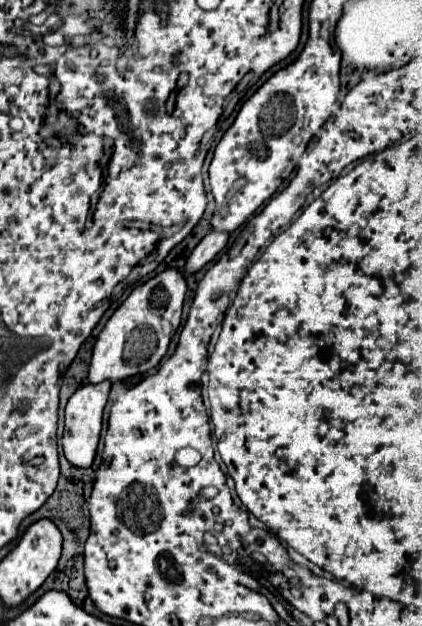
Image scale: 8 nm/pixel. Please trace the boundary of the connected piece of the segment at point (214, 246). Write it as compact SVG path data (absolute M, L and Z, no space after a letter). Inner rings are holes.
M208 232L202 242L192 250L192 254L186 260L186 274L194 274L198 270L202 270L208 262L212 262L226 246L228 242L228 234L224 232Z

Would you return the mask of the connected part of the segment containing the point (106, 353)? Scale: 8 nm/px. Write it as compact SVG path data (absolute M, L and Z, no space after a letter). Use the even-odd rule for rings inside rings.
M166 268L162 274L134 288L132 294L124 300L124 304L106 322L104 330L100 332L94 344L88 382L90 384L98 384L104 380L120 382L158 366L164 354L168 352L172 336L180 326L184 294L186 294L186 280L182 272L174 268Z

